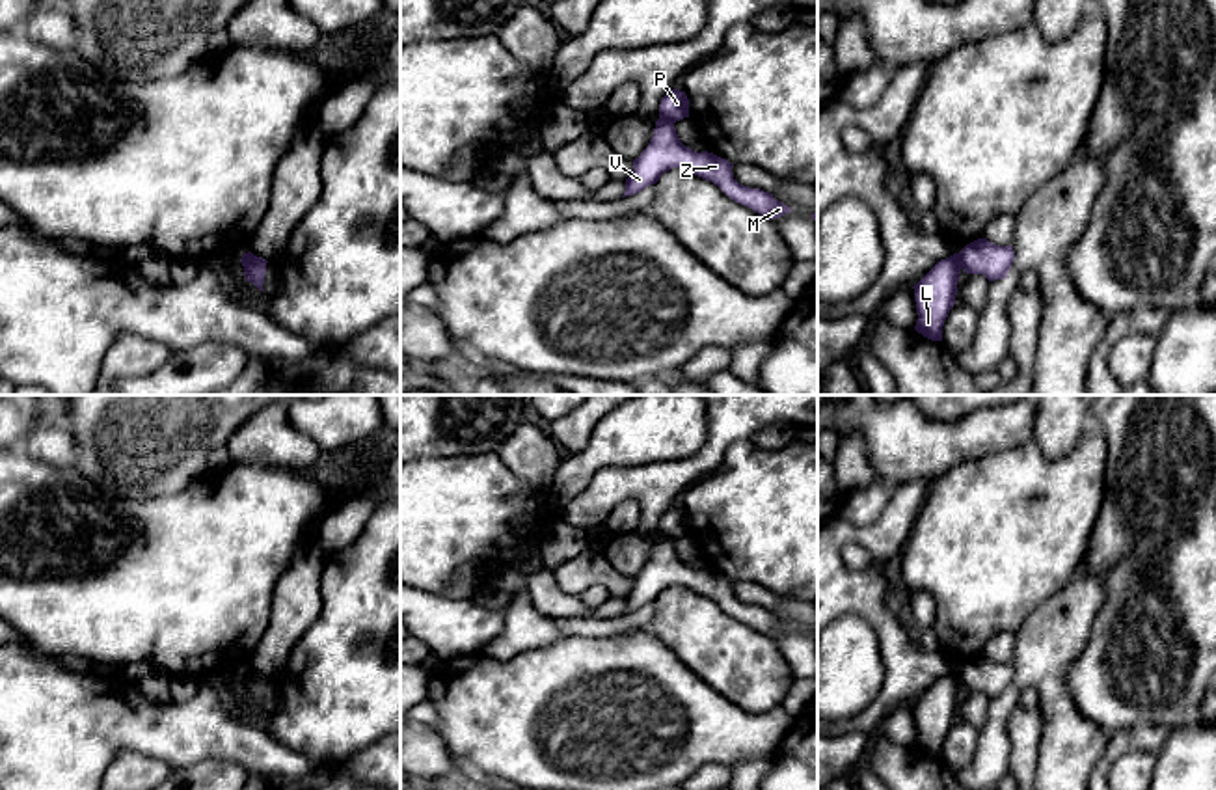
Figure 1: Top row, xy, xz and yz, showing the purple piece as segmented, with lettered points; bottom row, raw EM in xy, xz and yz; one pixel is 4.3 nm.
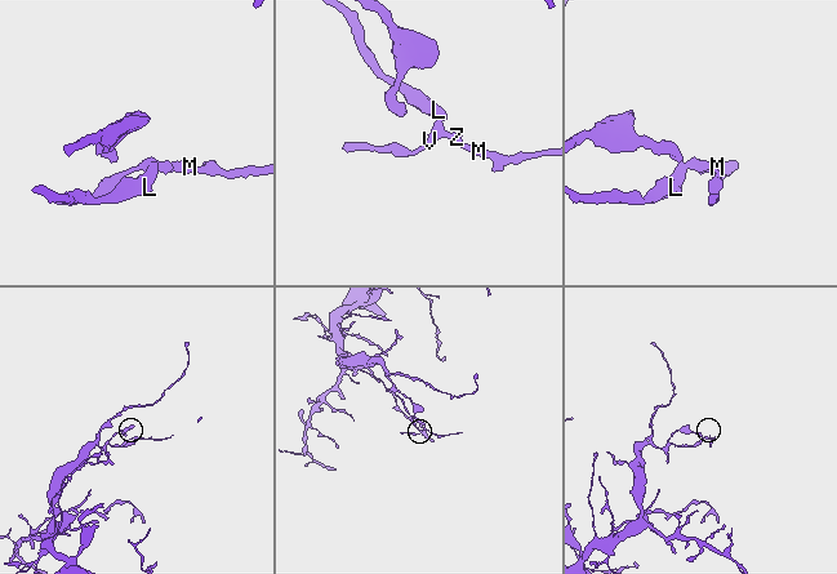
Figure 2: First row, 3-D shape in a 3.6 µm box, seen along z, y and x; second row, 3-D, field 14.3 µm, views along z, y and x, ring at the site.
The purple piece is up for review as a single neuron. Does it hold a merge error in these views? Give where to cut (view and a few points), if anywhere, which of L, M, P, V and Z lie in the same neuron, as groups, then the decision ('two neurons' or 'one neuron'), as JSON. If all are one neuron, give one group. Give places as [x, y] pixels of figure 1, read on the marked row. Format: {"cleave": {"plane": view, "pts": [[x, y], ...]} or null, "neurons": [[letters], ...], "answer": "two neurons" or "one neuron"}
{"cleave": {"plane": "xz", "pts": [[660, 118], [673, 123]]}, "neurons": [["L", "P"], ["M", "V", "Z"]], "answer": "two neurons"}

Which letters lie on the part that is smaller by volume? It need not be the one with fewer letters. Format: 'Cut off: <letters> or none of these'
Cut off: M, V, Z

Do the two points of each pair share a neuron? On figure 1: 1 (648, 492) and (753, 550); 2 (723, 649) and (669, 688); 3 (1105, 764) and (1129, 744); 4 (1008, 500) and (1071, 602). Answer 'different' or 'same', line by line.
1: different
2: different
3: same
4: different

